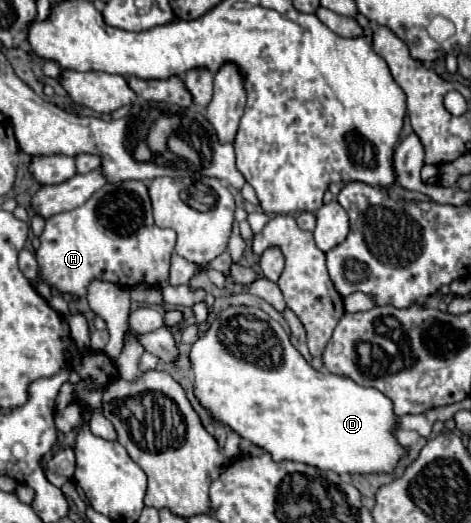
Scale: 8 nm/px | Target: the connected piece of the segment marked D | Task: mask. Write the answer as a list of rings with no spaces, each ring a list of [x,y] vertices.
[[[227,307],[225,311],[221,311],[219,315],[211,315],[209,317],[209,331],[201,333],[199,339],[193,343],[191,349],[191,367],[195,373],[195,395],[201,401],[203,407],[209,409],[209,413],[219,421],[229,425],[233,431],[237,431],[243,439],[263,447],[267,453],[271,453],[271,457],[275,461],[299,461],[317,469],[325,469],[325,471],[335,471],[337,475],[369,475],[369,473],[393,473],[399,459],[403,459],[407,455],[407,449],[403,445],[399,445],[397,437],[395,437],[395,429],[399,427],[397,415],[393,413],[393,403],[375,387],[361,387],[357,385],[353,379],[349,377],[341,377],[341,375],[333,375],[333,373],[321,373],[317,369],[313,369],[303,357],[301,353],[291,345],[289,335],[285,333],[285,329],[273,321],[267,313],[263,313],[261,309],[255,307]]]

